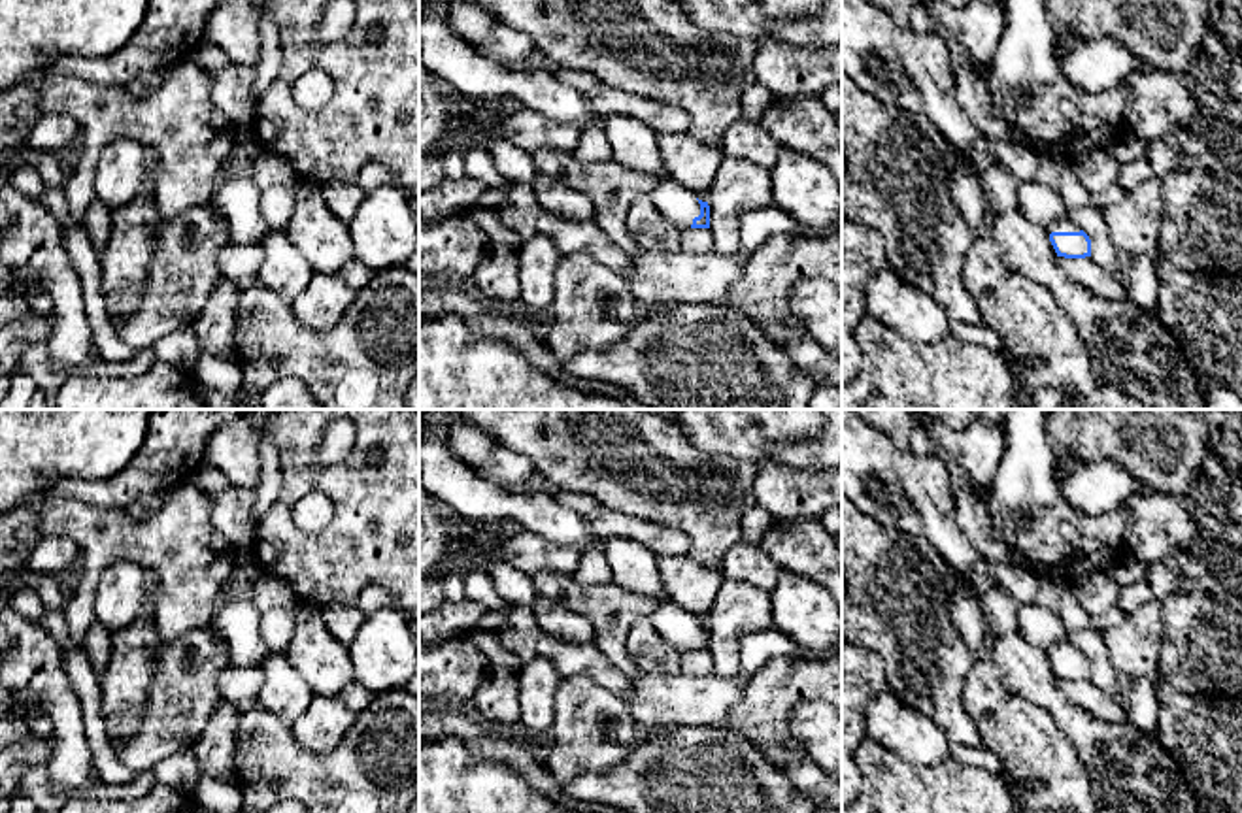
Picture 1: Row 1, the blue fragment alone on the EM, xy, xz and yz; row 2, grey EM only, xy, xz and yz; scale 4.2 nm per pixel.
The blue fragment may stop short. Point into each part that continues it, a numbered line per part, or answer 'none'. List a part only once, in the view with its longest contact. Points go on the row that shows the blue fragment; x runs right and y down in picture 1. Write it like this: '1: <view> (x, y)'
1: xz (678, 204)

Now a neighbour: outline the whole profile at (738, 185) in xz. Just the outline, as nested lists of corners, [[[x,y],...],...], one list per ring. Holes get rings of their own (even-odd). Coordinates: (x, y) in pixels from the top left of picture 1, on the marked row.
[[[723,157],[708,189],[713,251],[732,257],[740,247],[742,217],[774,206],[770,170],[746,158]]]

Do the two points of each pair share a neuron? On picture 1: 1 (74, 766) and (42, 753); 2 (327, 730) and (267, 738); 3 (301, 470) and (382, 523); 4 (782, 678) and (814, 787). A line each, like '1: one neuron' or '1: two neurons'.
1: two neurons
2: two neurons
3: one neuron
4: one neuron

